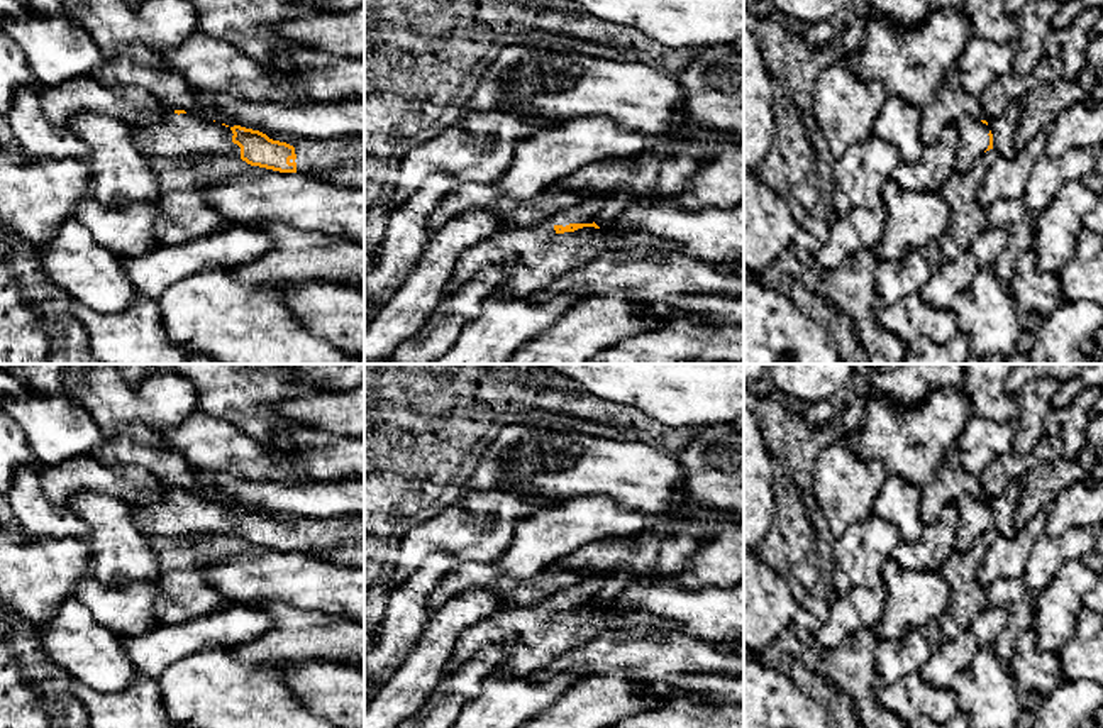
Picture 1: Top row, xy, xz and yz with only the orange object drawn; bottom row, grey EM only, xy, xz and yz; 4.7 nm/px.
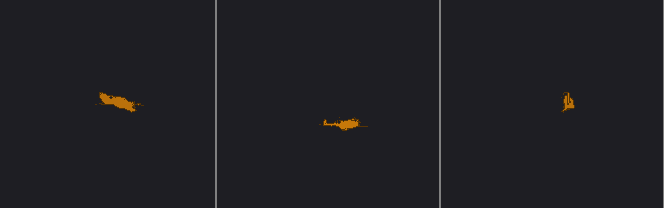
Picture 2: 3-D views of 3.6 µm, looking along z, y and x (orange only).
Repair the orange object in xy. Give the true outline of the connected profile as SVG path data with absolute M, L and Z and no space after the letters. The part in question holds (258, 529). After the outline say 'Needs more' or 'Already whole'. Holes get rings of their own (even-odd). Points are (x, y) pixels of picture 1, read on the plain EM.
M166 486L159 501L134 508L136 527L163 537L234 535L251 545L310 555L364 542L364 518L266 515Z. Needs more

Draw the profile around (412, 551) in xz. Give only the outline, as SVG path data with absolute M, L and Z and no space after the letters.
M495 488L486 493L461 498L449 508L437 511L429 521L410 528L400 540L398 562L393 569L390 591L402 584L429 555L446 554L452 569L464 564L493 564L508 547L518 520L534 515L535 511L556 506L564 498L539 496L527 501L520 493Z

